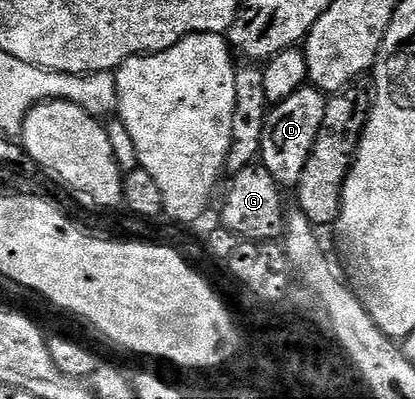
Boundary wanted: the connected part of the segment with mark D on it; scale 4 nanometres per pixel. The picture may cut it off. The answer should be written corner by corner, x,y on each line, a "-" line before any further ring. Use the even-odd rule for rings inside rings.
306,84
300,90
291,92
287,100
276,103
265,115
259,162
267,168
267,172
271,172
278,186
296,188
299,184
299,176
303,176
303,168
307,168
307,160
315,148
319,128
323,128
323,116
327,112
328,103
325,91

